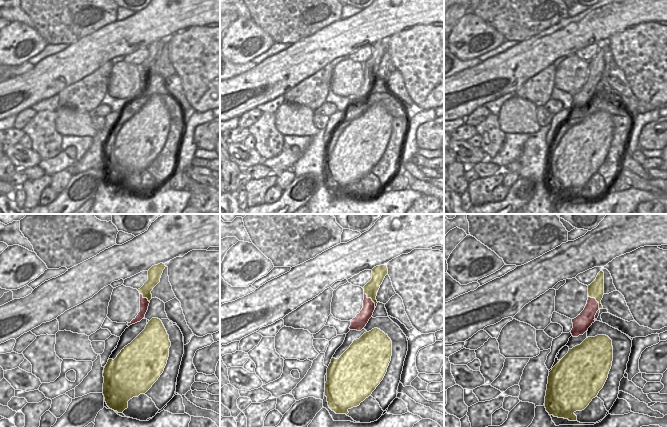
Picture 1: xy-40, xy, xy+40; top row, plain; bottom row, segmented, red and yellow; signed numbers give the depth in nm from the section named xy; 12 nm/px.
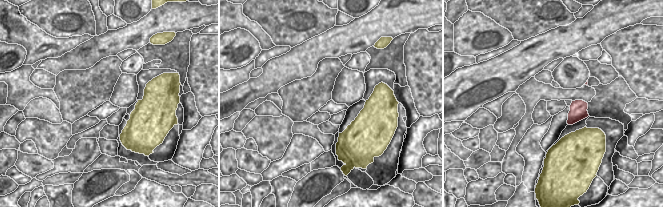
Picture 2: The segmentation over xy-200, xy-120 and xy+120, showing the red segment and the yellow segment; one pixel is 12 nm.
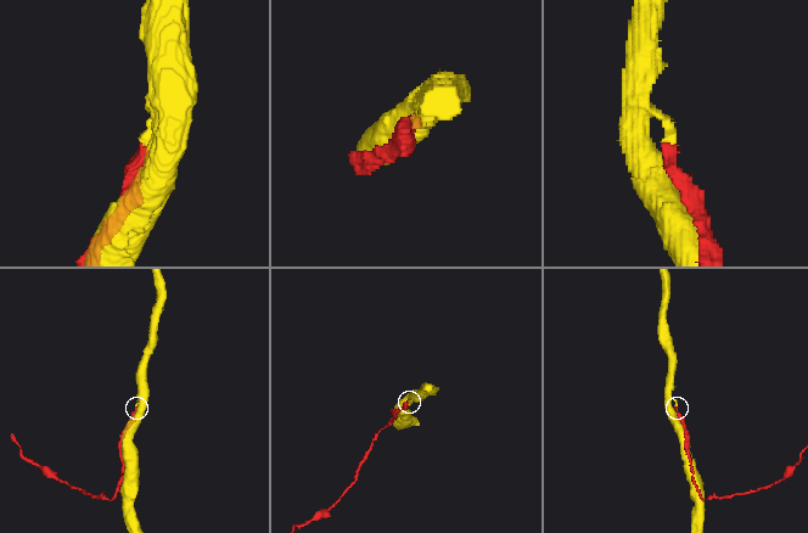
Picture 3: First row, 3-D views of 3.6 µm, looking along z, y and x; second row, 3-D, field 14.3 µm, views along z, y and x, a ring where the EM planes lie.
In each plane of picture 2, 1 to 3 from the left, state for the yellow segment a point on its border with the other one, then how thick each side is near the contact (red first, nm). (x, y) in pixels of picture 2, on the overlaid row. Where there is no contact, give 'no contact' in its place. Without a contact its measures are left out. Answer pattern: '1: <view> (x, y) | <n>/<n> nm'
1: no contact
2: no contact
3: no contact

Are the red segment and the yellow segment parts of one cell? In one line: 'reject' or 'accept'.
accept

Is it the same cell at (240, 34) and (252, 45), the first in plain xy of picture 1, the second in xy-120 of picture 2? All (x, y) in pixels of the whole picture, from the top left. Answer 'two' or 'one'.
one

